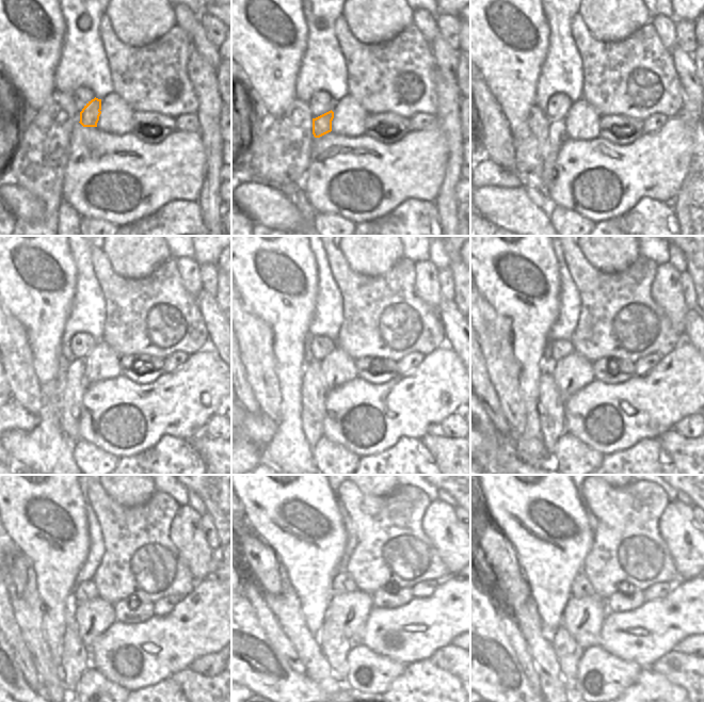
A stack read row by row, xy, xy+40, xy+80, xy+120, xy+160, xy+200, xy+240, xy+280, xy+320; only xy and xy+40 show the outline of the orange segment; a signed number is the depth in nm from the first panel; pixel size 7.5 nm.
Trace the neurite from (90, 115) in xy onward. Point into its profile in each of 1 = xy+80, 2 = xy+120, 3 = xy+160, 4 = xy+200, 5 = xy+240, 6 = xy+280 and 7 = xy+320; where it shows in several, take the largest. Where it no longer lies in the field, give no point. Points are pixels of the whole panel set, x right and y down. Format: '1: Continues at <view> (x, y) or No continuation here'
1: Continues at xy+80 (557, 136)
2: Continues at xy+120 (77, 380)
3: Continues at xy+160 (315, 384)
4: Continues at xy+200 (554, 391)
5: Continues at xy+240 (79, 635)
6: Continues at xy+280 (326, 639)
7: Continues at xy+320 (566, 651)

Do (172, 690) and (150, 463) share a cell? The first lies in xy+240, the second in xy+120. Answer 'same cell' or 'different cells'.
same cell

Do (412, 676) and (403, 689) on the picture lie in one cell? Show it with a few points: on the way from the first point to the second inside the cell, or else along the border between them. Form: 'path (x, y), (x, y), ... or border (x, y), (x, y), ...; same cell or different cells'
path (411, 680), (406, 686); same cell

